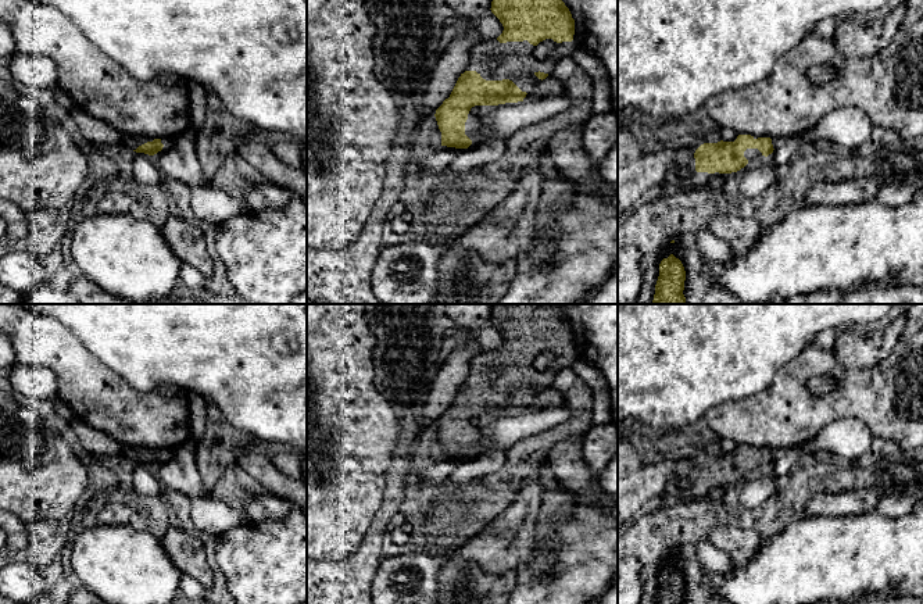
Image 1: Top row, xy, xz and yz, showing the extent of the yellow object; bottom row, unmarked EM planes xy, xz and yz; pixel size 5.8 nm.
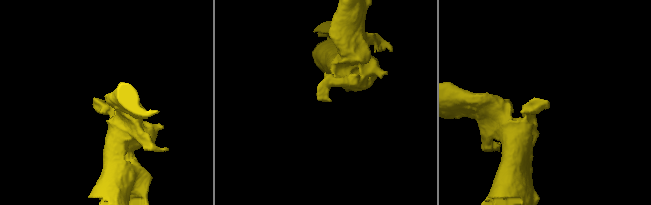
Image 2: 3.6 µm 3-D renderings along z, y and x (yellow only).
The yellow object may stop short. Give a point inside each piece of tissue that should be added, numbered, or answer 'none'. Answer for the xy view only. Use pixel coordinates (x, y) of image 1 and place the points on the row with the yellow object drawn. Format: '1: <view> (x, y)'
1: xy (131, 143)

